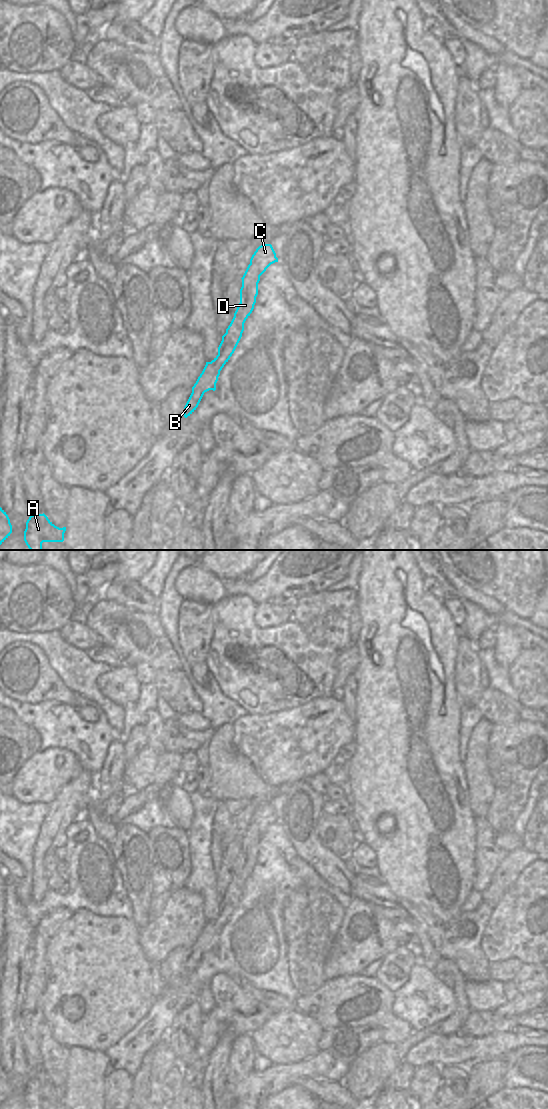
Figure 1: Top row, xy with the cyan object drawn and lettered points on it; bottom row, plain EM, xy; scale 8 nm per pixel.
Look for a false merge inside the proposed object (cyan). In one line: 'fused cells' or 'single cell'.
fused cells

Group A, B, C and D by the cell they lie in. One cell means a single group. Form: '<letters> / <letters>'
A B D / C

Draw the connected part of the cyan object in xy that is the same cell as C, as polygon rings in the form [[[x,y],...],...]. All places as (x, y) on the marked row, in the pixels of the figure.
[[[271,244],[259,246],[250,259],[250,264],[258,267],[260,275],[275,262],[278,262],[278,258]]]

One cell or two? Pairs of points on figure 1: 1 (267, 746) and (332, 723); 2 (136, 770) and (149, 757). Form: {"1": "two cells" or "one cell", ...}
{"1": "one cell", "2": "one cell"}

